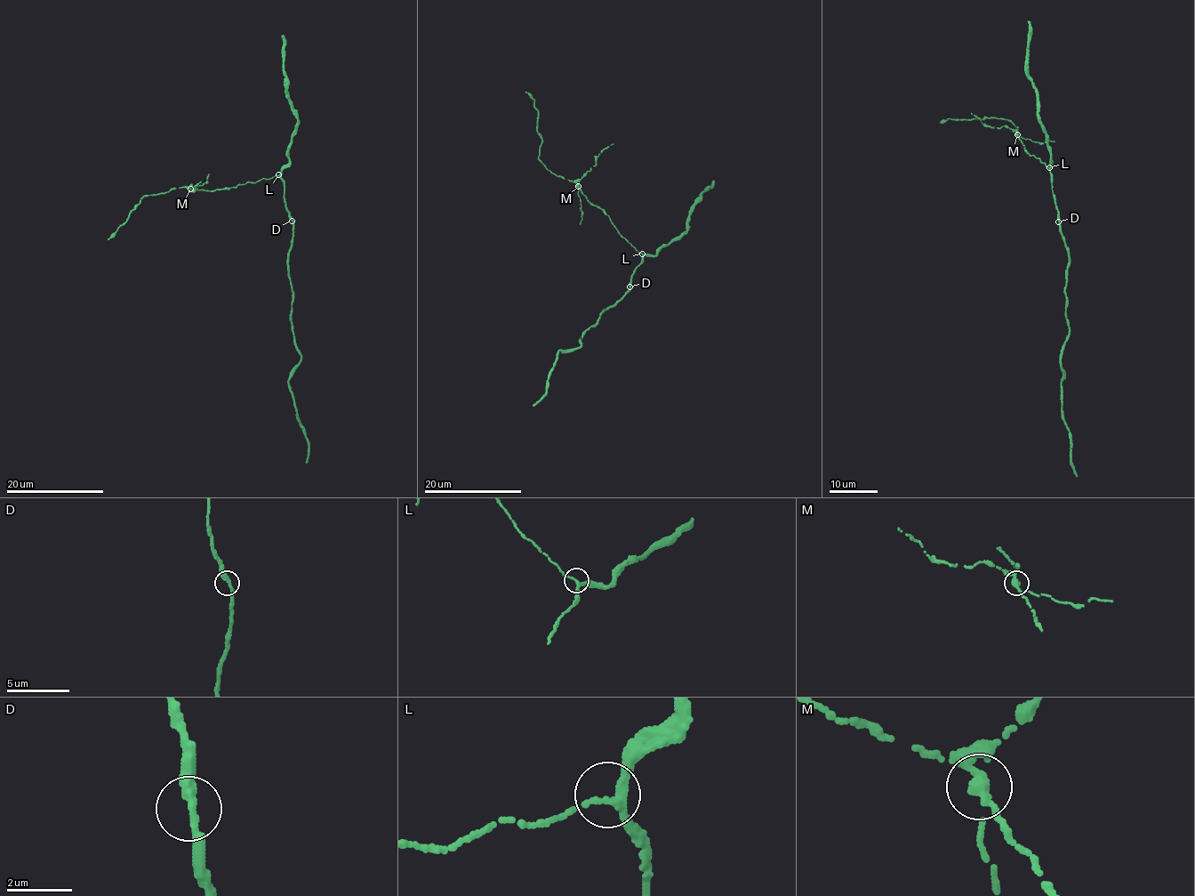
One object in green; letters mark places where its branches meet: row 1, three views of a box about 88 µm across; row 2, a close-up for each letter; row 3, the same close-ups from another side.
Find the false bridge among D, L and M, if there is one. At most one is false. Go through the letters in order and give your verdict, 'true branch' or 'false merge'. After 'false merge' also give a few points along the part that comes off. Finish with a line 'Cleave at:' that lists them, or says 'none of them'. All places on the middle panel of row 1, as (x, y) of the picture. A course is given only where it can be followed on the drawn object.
D: true branch
L: true branch
M: false merge; course (577, 185), (596, 164), (601, 152), (613, 143)
Cleave at: M

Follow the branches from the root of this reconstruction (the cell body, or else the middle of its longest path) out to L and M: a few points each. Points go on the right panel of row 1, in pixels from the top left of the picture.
L: (1059, 221), (1049, 167)
M: (1059, 221), (1049, 166), (1028, 153), (1017, 133)

